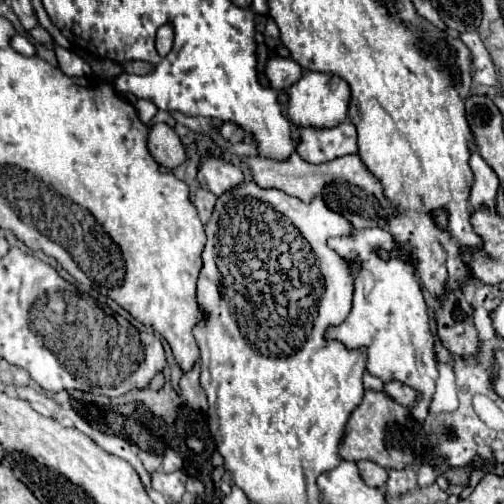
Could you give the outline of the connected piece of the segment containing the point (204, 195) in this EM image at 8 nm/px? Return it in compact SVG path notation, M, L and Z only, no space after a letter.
M198 187L194 205L196 205L198 215L200 215L200 221L202 221L204 225L210 221L210 215L212 215L212 211L214 211L214 203L216 203L216 195L210 195L210 191L206 191L204 187Z

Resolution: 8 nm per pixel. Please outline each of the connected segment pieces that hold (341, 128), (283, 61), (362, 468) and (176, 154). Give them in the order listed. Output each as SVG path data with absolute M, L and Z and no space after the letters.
M340 123L332 129L298 129L302 143L298 145L298 155L308 163L326 163L344 155L354 155L356 131L352 123Z
M270 57L266 63L266 77L272 89L288 91L292 83L296 83L302 77L302 67L294 59Z
M358 461L358 471L362 475L362 479L366 481L366 485L370 487L382 487L388 479L388 471L372 461Z
M158 123L150 129L148 147L150 147L152 157L168 169L176 169L178 165L182 165L186 161L186 151L184 151L178 135L166 123Z

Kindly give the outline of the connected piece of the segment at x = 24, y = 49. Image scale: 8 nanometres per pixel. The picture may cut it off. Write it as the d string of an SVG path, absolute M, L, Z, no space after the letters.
M14 35L14 37L10 39L10 45L12 45L18 53L22 53L22 55L36 55L34 45L32 45L26 37L22 37L22 35Z

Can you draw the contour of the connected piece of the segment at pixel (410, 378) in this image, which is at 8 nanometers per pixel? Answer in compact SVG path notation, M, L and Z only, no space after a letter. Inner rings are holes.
M368 227L368 229L356 229L352 235L346 237L334 237L328 239L328 247L334 249L342 259L348 261L350 273L354 279L354 299L350 315L344 323L332 325L326 331L326 339L340 341L346 349L364 349L366 351L366 371L374 377L394 377L400 383L406 383L414 387L416 391L422 391L422 403L418 407L412 407L412 417L418 421L424 421L428 415L428 405L434 395L434 383L438 379L438 367L436 367L436 351L434 351L434 337L430 331L428 321L428 307L422 297L422 285L416 275L416 259L412 253L398 247L394 235L384 227ZM376 249L384 249L388 253L388 259L382 259Z

